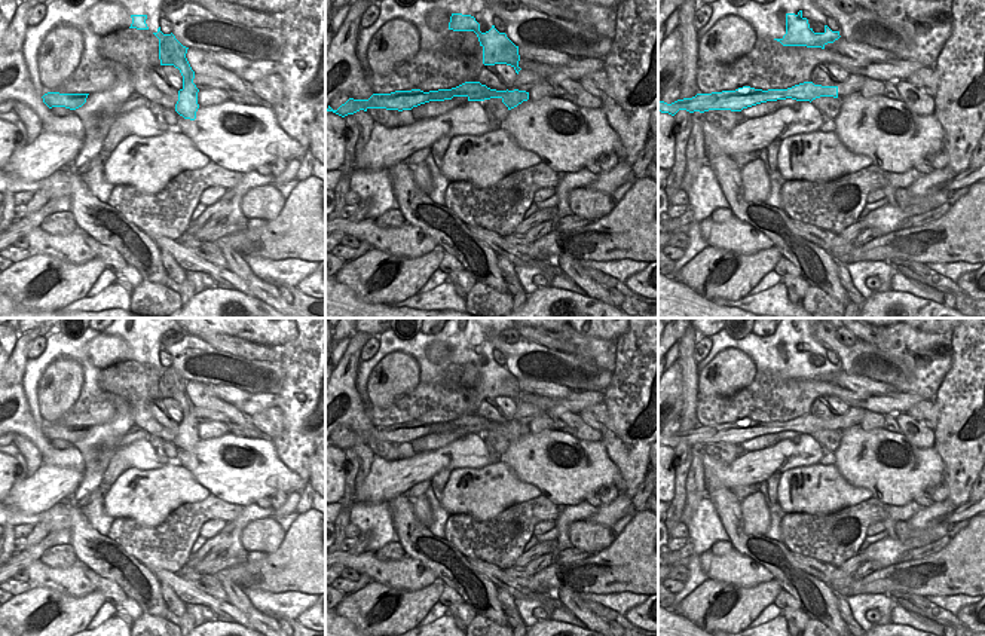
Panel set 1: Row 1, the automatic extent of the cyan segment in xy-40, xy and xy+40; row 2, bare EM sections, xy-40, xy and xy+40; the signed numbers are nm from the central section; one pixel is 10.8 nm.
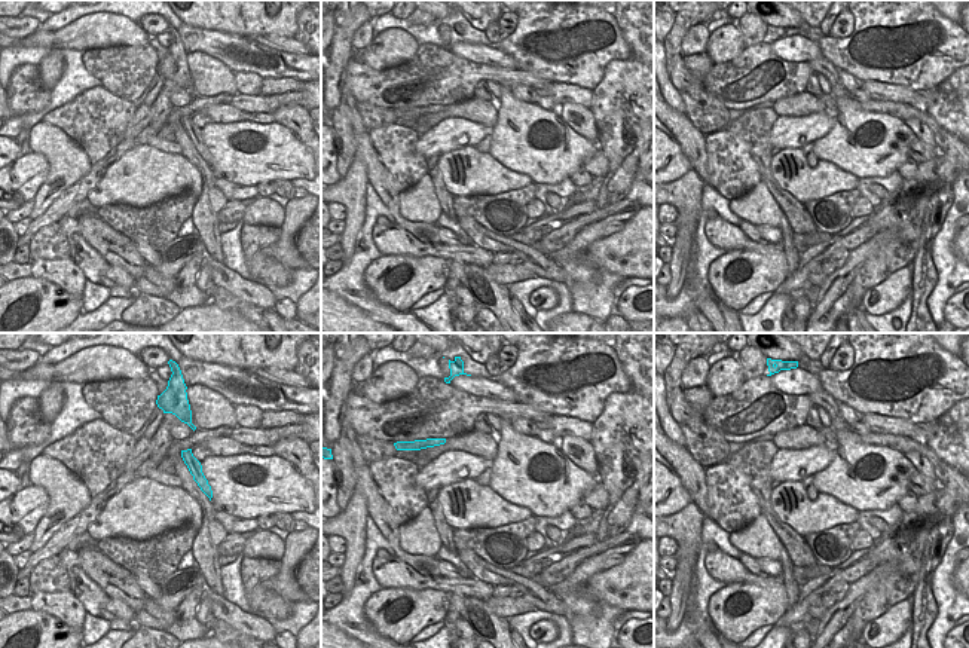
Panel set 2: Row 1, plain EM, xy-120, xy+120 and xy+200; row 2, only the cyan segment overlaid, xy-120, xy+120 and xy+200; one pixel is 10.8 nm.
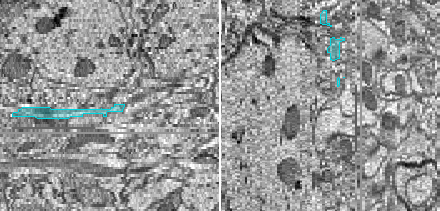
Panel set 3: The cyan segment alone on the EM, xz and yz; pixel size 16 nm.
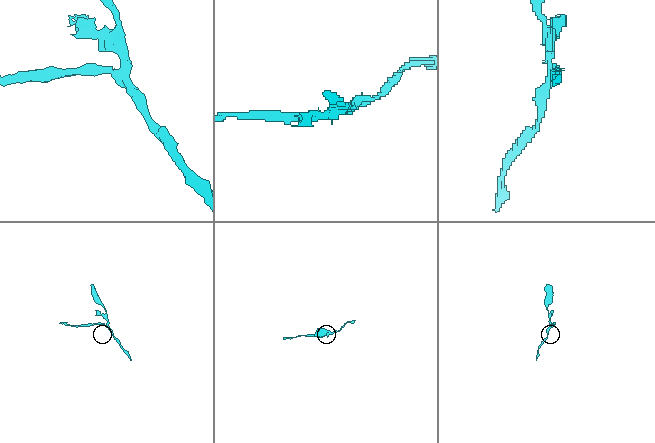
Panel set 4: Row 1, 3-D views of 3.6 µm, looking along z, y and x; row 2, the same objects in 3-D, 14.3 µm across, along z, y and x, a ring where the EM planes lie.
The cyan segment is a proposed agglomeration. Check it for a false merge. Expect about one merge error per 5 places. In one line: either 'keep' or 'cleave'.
cleave

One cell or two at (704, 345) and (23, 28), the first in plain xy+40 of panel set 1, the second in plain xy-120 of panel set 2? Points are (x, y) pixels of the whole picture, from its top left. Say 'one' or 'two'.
one

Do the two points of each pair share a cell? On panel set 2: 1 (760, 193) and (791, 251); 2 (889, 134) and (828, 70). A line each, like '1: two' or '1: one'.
1: one
2: one

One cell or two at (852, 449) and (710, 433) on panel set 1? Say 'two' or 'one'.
two

